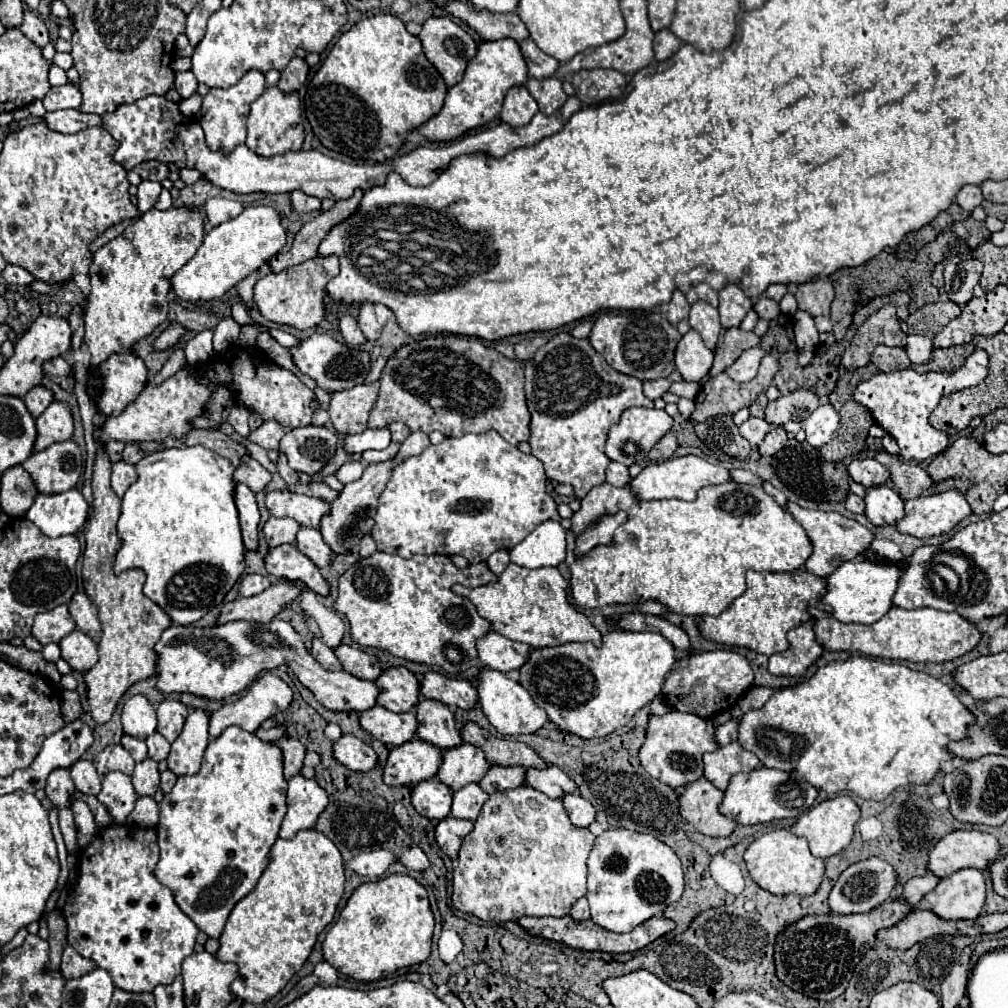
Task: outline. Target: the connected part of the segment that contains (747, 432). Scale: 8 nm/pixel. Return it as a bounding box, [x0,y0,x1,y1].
[740,418,772,448]

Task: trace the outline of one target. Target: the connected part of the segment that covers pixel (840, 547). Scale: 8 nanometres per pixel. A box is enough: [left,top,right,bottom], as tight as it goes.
[788,504,874,576]

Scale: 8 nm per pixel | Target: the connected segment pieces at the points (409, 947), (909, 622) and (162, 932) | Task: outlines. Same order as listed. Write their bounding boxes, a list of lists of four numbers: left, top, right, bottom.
[[322,874,434,982],[810,606,982,662],[62,826,196,992]]

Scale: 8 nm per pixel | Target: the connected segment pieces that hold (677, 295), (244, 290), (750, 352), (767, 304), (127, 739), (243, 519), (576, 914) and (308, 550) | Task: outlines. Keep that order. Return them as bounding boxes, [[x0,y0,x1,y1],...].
[[668,290,690,326],[236,262,272,306],[726,346,766,382],[754,296,780,320],[120,734,146,762],[236,484,260,552],[570,896,590,920],[296,528,334,568]]

